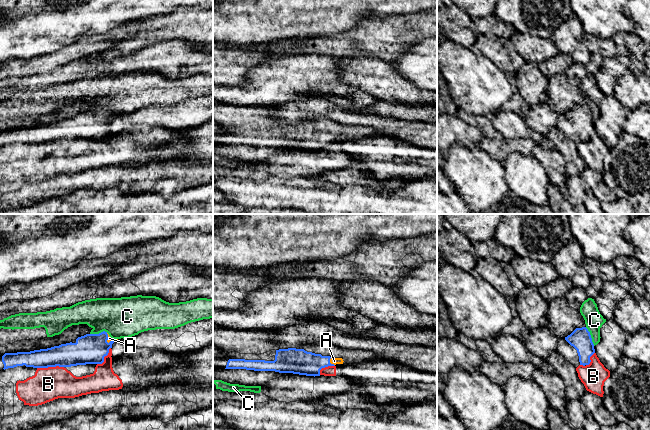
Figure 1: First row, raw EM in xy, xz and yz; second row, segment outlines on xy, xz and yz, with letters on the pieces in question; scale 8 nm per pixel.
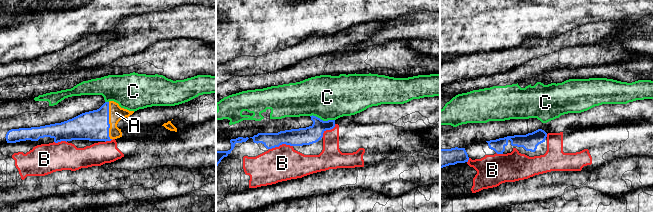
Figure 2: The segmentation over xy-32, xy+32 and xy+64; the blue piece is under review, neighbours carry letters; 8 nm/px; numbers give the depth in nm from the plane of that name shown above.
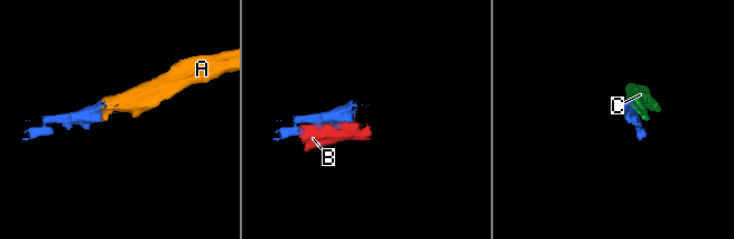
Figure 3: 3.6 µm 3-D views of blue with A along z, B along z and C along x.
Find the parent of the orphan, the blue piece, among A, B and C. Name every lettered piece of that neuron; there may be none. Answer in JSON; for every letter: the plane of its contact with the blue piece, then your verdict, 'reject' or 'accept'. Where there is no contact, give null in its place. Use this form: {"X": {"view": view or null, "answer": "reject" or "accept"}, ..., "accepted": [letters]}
{"A": {"view": "xz", "answer": "accept"}, "B": {"view": "xy", "answer": "reject"}, "C": {"view": "yz", "answer": "reject"}, "accepted": ["A"]}

